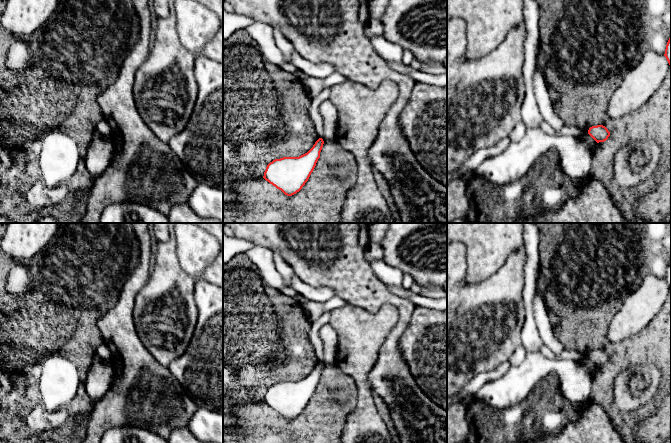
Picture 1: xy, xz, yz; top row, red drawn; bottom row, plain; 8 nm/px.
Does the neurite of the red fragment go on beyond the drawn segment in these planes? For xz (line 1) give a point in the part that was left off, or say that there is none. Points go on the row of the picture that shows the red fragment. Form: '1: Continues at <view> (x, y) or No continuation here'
1: No continuation here

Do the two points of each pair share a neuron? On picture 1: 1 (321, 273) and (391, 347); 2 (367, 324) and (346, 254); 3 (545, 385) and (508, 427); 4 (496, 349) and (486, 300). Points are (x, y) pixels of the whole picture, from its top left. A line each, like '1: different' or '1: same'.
1: same
2: different
3: same
4: same

